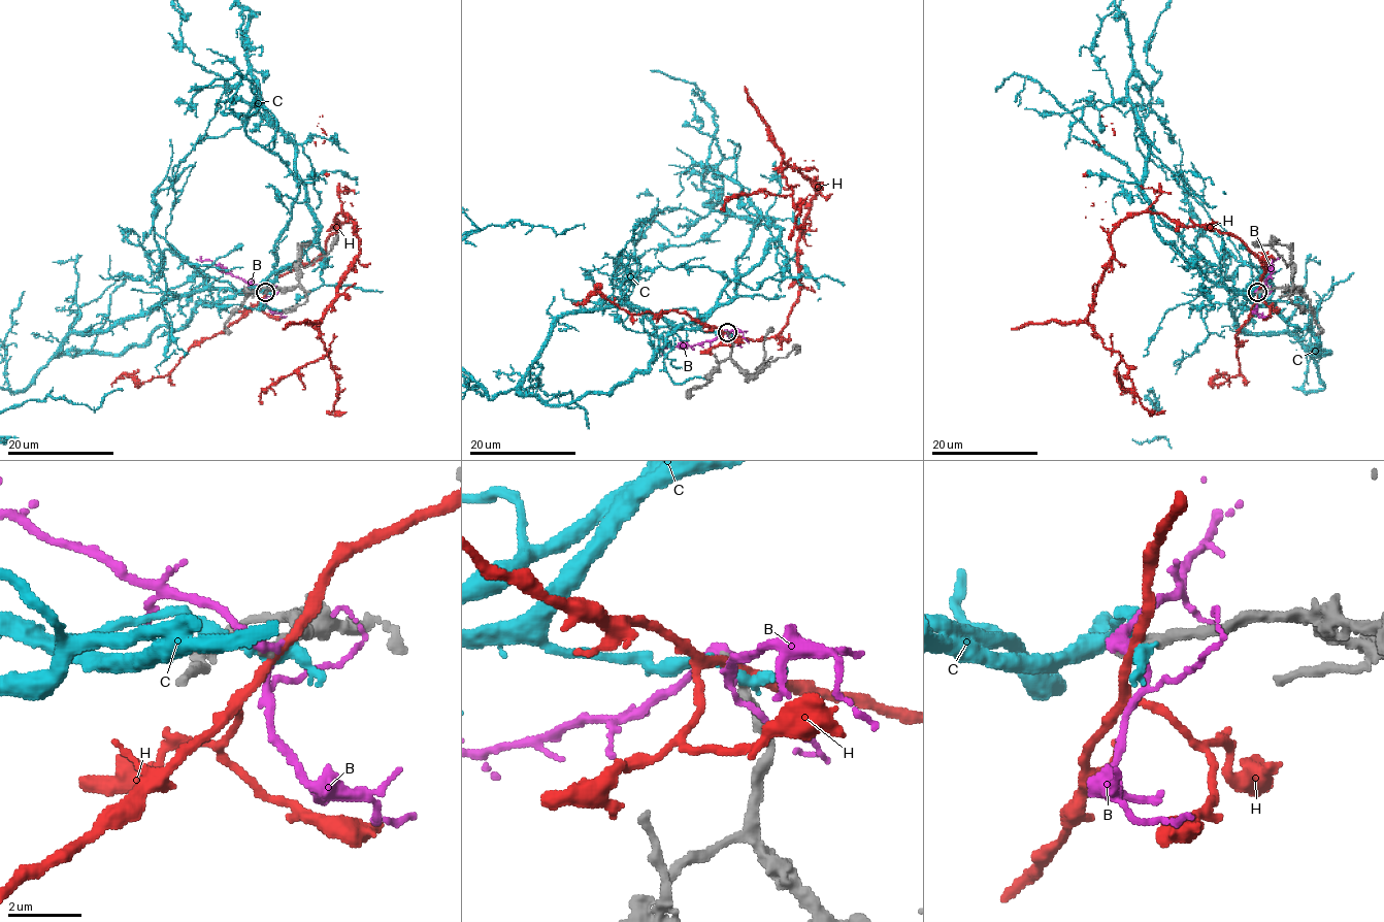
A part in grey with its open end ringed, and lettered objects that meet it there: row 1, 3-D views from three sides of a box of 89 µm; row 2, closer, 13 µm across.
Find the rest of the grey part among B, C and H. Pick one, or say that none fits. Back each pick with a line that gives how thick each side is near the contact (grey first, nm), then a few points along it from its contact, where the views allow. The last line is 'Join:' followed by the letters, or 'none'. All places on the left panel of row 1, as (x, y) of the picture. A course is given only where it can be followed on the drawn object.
Join: none

